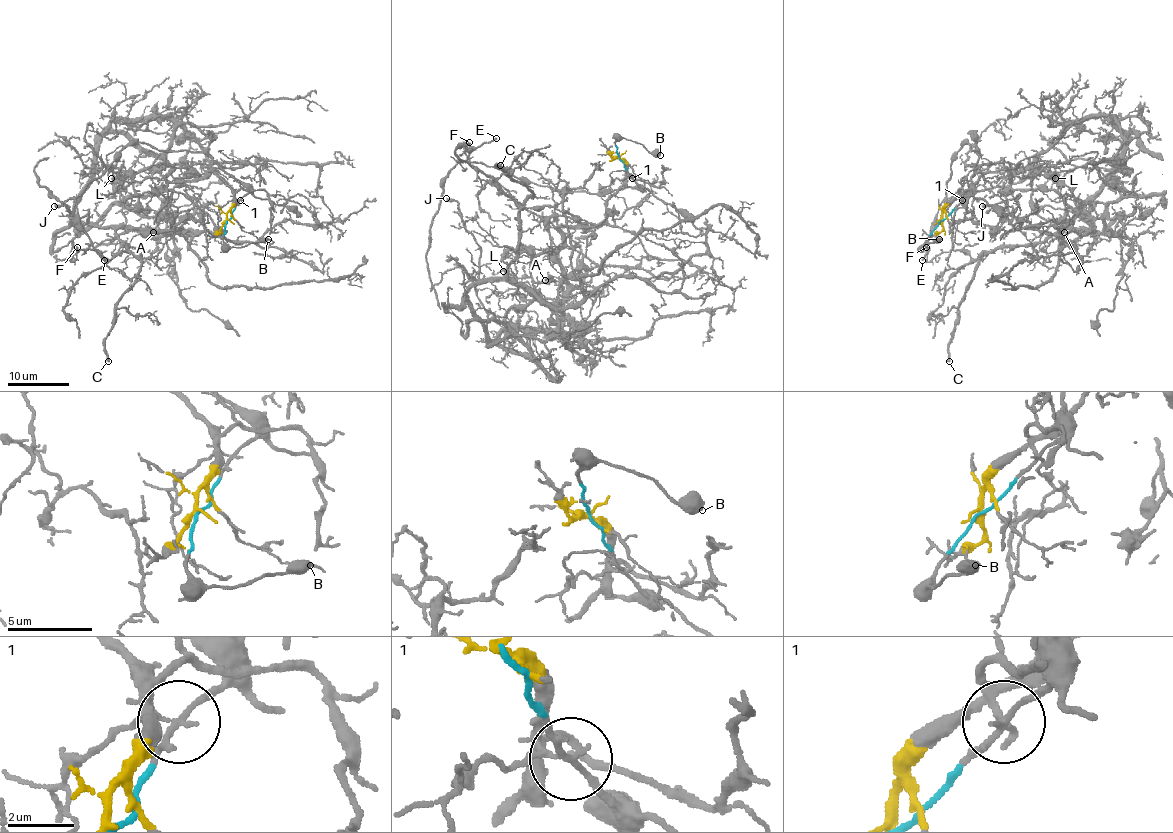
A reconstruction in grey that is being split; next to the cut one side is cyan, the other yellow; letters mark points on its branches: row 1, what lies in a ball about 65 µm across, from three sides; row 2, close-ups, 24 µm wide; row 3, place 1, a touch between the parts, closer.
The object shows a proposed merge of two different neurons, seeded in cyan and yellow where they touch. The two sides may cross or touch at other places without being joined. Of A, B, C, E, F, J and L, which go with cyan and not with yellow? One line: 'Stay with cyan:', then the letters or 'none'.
Stay with cyan: B, E

